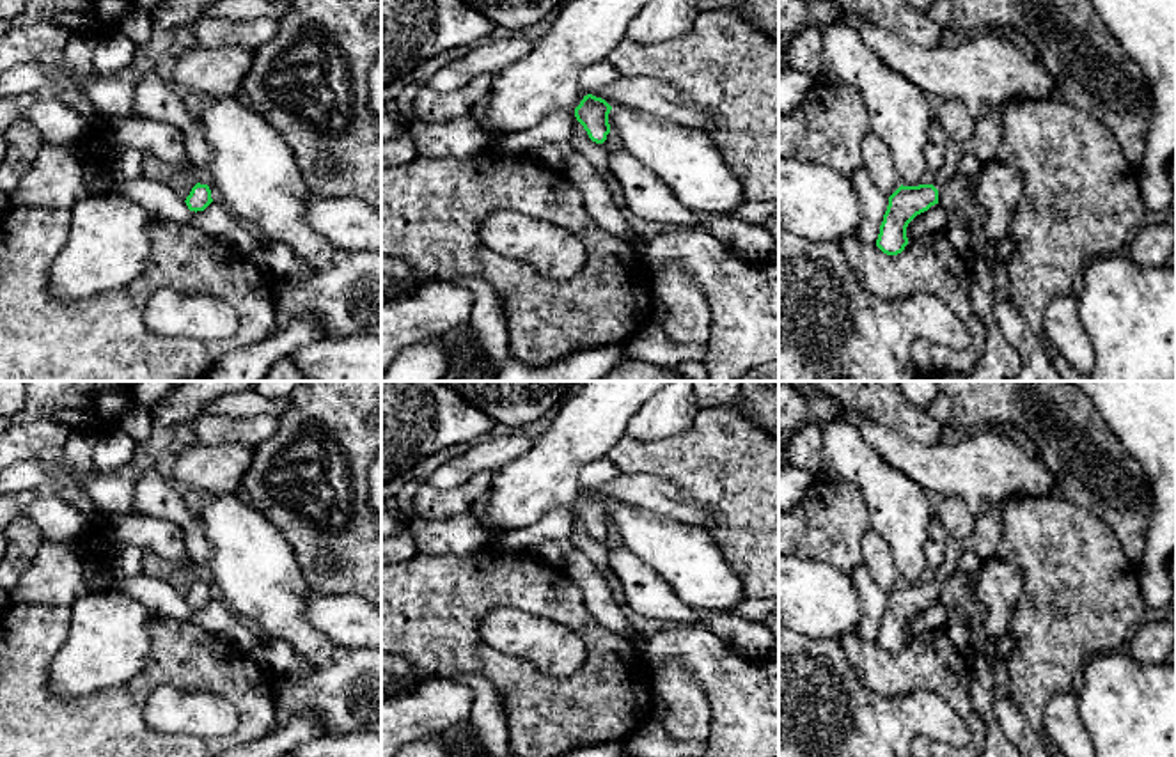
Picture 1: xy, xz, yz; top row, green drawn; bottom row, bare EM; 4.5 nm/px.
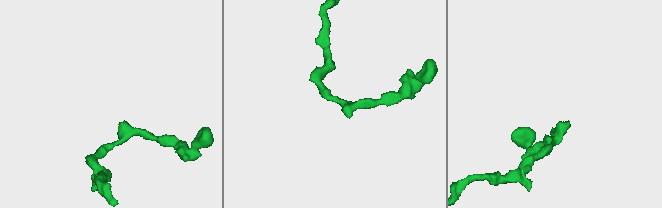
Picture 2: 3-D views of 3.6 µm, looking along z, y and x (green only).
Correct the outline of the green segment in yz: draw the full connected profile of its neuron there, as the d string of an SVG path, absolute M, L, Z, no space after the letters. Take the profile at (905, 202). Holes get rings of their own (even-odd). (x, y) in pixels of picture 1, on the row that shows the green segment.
M1015 98L1002 103L995 112L976 119L976 129L972 137L956 144L947 142L945 161L933 172L931 184L899 186L890 197L889 206L880 225L876 246L887 255L898 255L908 245L906 227L921 213L938 204L938 193L956 174L958 161L965 154L974 154L983 163L993 161L1004 138L1002 117L1007 106L1023 98Z

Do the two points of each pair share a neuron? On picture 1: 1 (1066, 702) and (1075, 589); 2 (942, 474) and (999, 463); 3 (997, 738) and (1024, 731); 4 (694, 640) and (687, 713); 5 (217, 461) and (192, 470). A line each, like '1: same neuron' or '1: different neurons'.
1: different neurons
2: same neuron
3: different neurons
4: different neurons
5: same neuron

